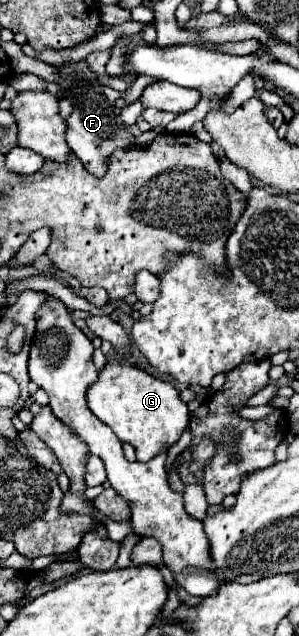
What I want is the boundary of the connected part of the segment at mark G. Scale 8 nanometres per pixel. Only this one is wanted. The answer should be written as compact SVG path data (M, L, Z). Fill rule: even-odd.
M108 360L96 382L88 386L86 402L98 420L108 424L122 442L134 446L140 462L148 462L164 446L172 446L190 422L188 406L180 400L178 390L172 384L148 374L138 366L120 364L116 360Z

